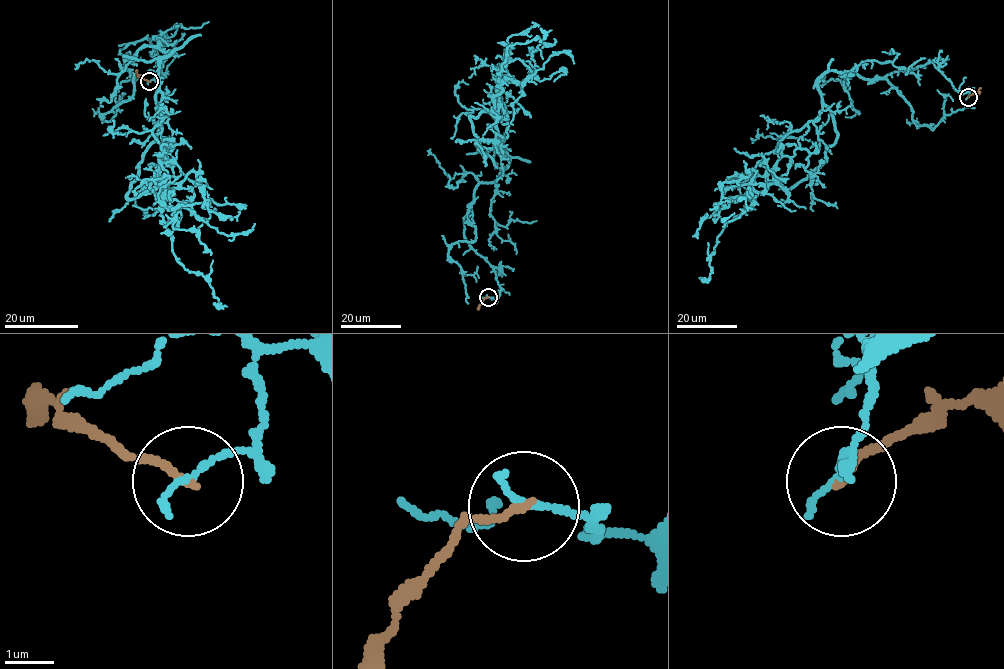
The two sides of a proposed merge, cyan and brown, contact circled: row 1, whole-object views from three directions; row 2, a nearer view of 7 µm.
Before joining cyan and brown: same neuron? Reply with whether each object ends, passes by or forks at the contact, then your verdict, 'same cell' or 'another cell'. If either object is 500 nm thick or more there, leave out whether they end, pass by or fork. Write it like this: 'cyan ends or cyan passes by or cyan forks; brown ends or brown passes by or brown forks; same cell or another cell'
cyan passes by; brown ends; another cell

